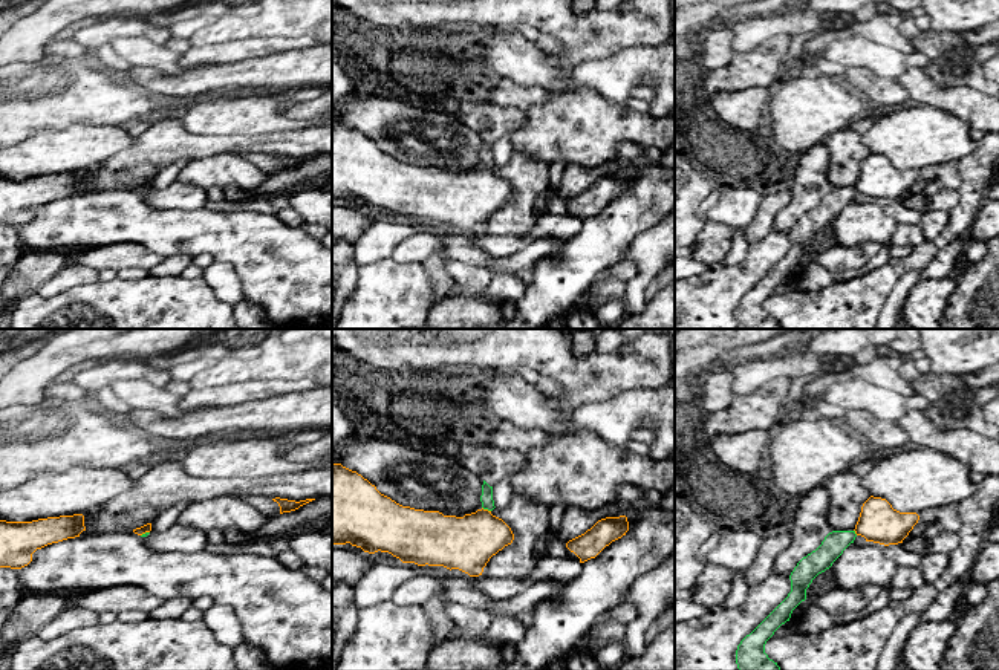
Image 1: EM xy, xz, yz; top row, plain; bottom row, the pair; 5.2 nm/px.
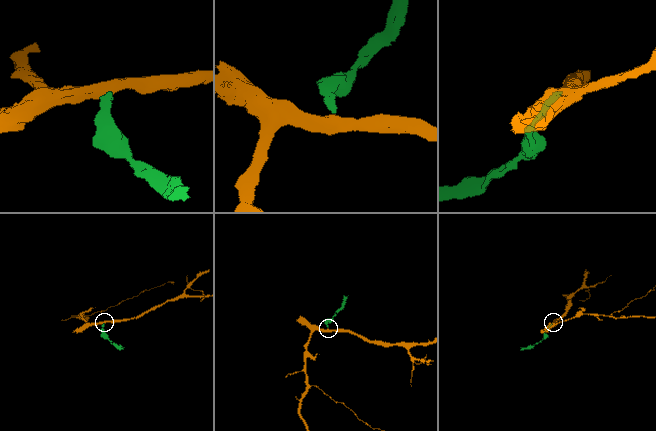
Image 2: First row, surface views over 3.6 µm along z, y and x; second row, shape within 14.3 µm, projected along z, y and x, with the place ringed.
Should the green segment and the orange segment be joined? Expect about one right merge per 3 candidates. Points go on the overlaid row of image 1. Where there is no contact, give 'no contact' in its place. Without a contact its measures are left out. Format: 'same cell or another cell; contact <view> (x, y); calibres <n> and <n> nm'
another cell; contact xz (487, 508); calibres 70 and 280 nm

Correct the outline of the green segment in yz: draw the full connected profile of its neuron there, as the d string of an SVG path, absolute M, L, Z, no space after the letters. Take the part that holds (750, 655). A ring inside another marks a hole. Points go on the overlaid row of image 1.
M832 531L815 551L797 563L789 575L791 592L788 597L737 646L736 664L739 670L780 670L777 662L765 653L766 641L782 624L789 621L792 610L806 600L806 589L812 580L829 569L855 537L855 531Z

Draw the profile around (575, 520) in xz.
M613 500L598 511L586 511L577 506L568 506L558 529L555 532L548 531L546 535L535 545L539 558L548 555L548 548L554 538L568 543L569 540L584 534L598 520L606 517L629 516L632 509L623 500Z

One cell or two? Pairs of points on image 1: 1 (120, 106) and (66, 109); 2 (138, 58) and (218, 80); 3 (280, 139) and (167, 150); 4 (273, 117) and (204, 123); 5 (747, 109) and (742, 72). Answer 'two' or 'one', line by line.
1: one
2: two
3: one
4: one
5: two

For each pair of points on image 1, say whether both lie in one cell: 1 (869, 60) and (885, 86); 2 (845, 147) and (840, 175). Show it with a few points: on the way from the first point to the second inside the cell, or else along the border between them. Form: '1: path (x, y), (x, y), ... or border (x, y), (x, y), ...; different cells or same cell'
1: border (848, 66), (865, 66), (880, 75), (897, 80); different cells
2: path (845, 153), (845, 169); same cell

